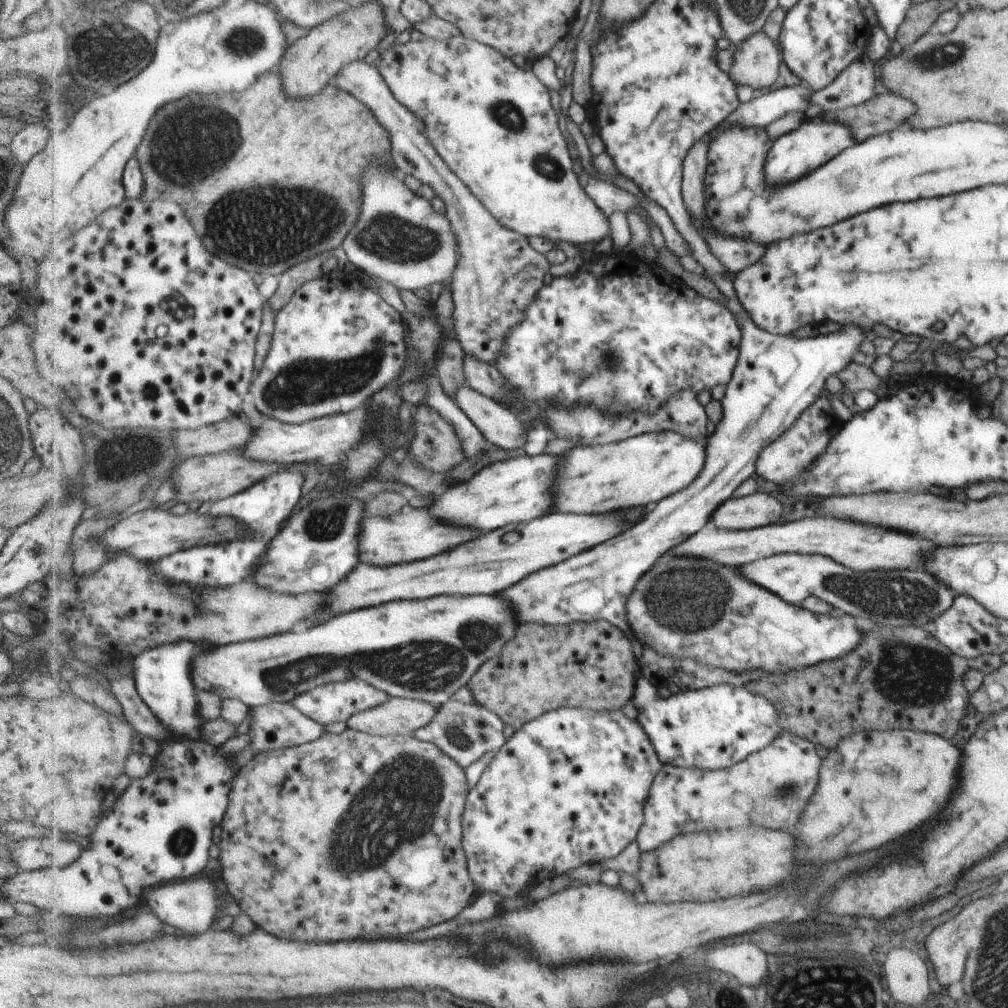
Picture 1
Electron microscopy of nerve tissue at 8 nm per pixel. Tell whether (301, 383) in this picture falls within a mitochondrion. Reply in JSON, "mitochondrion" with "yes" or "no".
{"mitochondrion":"yes"}

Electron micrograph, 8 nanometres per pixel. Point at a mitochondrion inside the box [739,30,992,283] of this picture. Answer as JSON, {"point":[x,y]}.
{"point":[950,52]}

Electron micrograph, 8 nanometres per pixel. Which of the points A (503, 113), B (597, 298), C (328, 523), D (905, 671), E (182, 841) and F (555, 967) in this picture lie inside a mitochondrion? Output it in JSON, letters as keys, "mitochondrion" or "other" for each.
{"A":"mitochondrion","B":"other","C":"mitochondrion","D":"mitochondrion","E":"mitochondrion","F":"other"}

